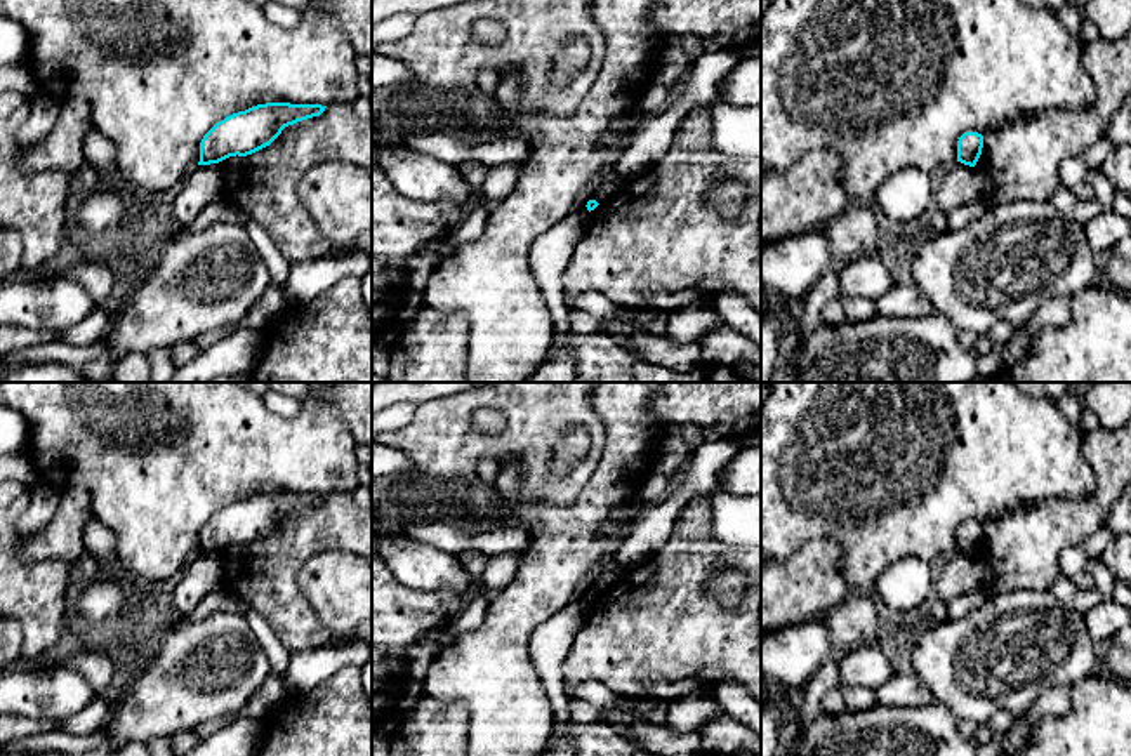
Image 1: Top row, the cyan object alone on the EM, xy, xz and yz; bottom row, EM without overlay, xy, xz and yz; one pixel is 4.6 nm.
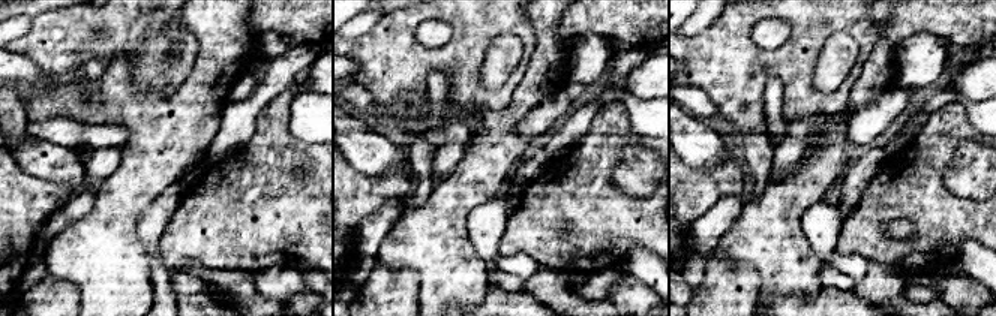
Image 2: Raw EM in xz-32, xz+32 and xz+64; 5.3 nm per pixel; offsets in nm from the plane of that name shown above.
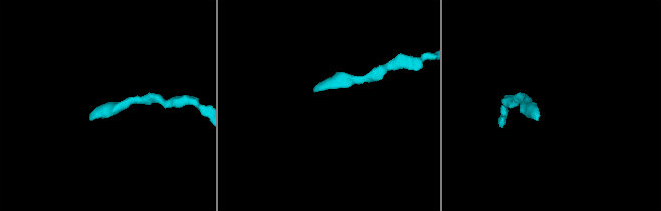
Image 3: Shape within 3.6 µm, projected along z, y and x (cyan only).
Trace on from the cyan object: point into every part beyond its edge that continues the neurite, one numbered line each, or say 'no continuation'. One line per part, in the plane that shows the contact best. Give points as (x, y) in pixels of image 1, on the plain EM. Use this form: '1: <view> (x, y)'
no continuation

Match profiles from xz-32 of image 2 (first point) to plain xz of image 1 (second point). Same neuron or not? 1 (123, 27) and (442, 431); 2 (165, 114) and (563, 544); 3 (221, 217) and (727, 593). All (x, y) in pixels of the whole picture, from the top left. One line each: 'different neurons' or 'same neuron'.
1: same neuron
2: same neuron
3: different neurons

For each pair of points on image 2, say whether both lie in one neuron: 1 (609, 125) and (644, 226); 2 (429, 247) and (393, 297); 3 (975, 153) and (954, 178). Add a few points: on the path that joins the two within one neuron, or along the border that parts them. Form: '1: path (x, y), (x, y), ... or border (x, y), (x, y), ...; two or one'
1: path (603, 150), (603, 187), (618, 202); one
2: border (378, 261), (411, 268), (419, 277), (420, 298); two
3: path (972, 159), (960, 172); one

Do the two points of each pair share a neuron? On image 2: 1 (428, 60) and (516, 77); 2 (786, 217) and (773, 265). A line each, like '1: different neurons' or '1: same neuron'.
1: same neuron
2: same neuron

